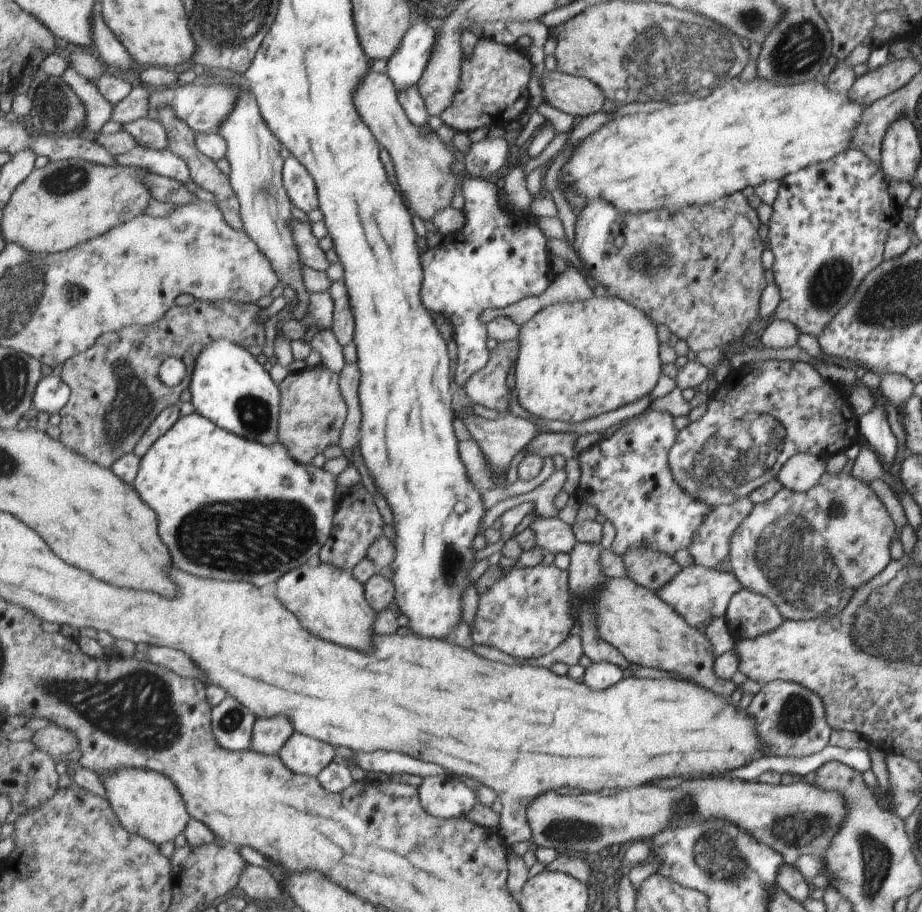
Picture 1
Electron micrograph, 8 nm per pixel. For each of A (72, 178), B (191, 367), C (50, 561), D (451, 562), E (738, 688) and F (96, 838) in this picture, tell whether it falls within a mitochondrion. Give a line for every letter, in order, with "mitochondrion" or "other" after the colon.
A: mitochondrion
B: other
C: other
D: mitochondrion
E: other
F: other

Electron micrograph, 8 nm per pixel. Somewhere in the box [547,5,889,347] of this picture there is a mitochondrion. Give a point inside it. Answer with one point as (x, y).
(803, 45)

